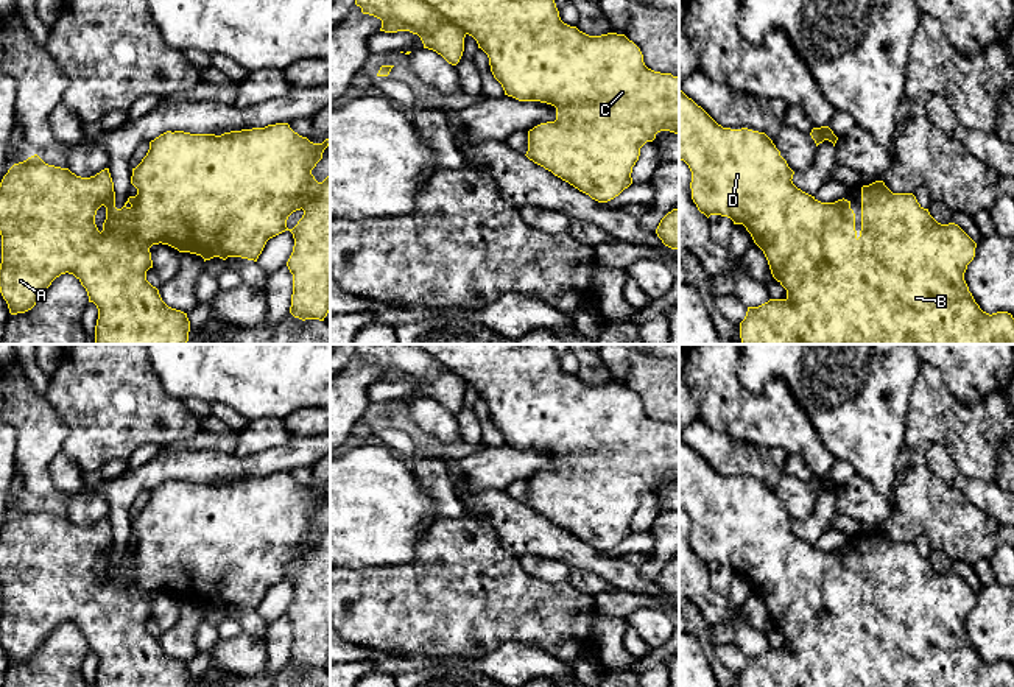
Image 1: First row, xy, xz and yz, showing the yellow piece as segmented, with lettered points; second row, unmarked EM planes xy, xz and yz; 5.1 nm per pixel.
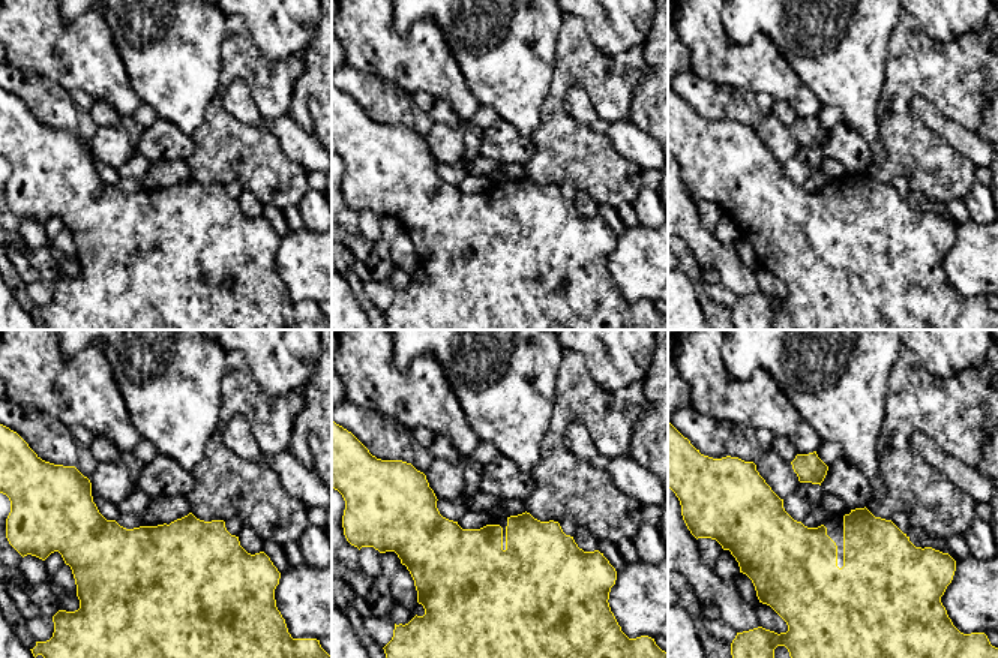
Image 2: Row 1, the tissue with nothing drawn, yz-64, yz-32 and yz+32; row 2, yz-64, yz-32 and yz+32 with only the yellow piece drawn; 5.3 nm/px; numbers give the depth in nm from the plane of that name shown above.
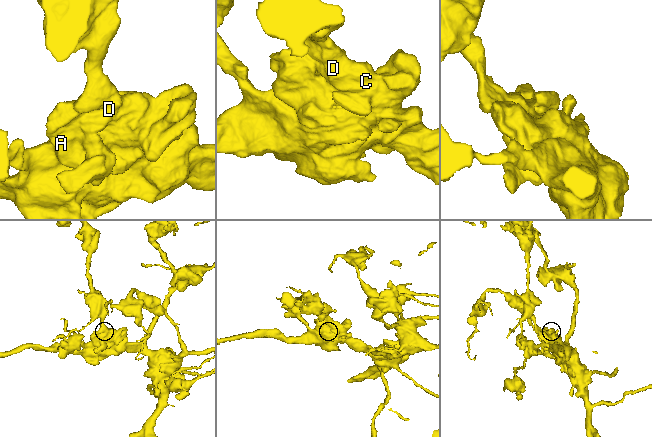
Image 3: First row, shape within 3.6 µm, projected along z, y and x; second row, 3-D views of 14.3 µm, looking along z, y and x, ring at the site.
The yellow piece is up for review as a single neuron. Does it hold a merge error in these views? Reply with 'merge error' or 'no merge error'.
no merge error

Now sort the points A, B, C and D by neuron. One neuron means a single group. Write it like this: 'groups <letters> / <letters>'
groups A B C D

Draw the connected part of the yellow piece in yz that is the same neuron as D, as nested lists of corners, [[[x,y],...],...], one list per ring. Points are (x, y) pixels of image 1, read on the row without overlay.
[[[679,438],[679,508],[692,520],[692,548],[707,567],[710,564],[727,565],[734,573],[743,573],[754,592],[763,600],[773,626],[787,639],[785,648],[769,648],[759,656],[748,656],[740,671],[740,687],[1014,687],[1014,667],[1008,661],[986,662],[975,651],[964,629],[967,614],[975,606],[977,592],[955,572],[941,573],[924,558],[913,542],[893,542],[883,530],[861,536],[861,580],[855,580],[855,562],[850,550],[821,551],[793,533],[794,520],[780,505],[773,489],[759,480],[748,477],[731,478],[718,474],[701,455]]]

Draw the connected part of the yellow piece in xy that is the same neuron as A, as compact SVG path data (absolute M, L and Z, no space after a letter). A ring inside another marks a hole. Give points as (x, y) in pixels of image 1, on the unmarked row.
M288 472L268 474L265 477L252 477L241 480L231 480L221 484L215 483L190 483L184 480L167 480L150 491L150 499L142 511L132 517L131 533L137 537L136 545L129 545L121 558L115 556L115 541L109 517L101 519L95 525L81 527L72 522L69 517L61 517L45 513L37 503L28 506L23 511L14 513L0 531L0 584L2 584L2 612L0 612L0 642L8 653L9 662L25 662L31 659L36 651L44 645L51 631L61 623L73 623L86 637L89 651L93 651L98 657L98 668L95 675L95 687L188 687L190 670L187 662L168 656L156 636L146 629L146 620L153 617L150 597L153 594L168 594L179 601L190 601L201 604L206 609L220 606L241 606L257 611L266 590L285 580L290 580L294 587L293 601L287 611L290 622L293 623L293 643L290 662L302 670L319 668L324 670L330 661L330 525L322 531L318 531L312 523L312 519L322 508L324 499L330 494L330 486L322 492L313 492L307 486L294 481ZM106 556L106 569L103 580L100 581L95 573L97 559ZM296 559L304 559L302 567L293 578L287 576L288 565Z

